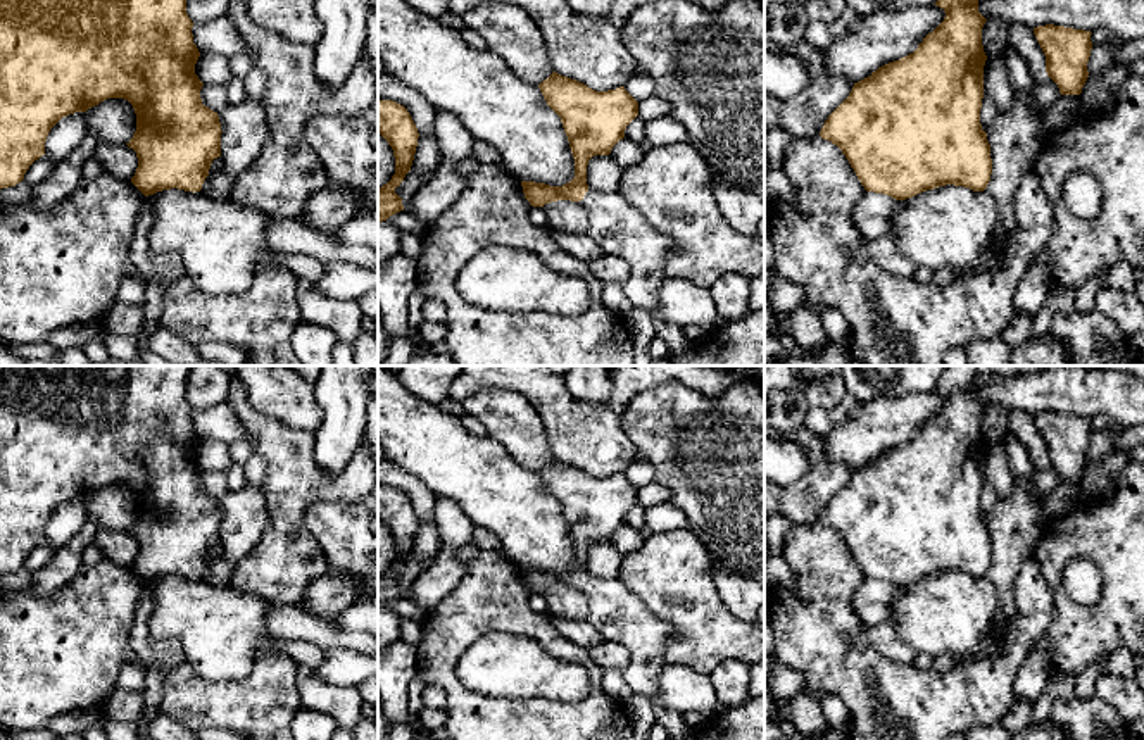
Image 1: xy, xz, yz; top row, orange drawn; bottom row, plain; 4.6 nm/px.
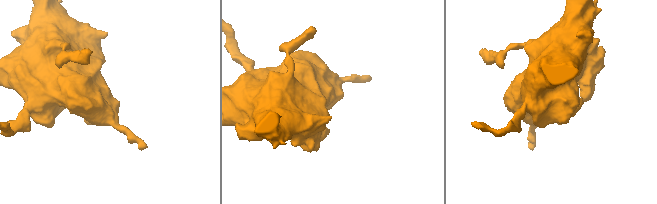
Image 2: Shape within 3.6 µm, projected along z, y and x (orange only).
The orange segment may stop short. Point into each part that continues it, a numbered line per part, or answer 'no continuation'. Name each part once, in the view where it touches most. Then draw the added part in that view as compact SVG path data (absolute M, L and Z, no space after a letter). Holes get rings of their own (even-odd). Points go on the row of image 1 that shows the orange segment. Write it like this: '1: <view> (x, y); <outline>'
1: xz (620, 230); M588 190L581 202L587 209L585 233L599 243L606 255L616 255L630 266L630 276L623 283L628 300L652 319L656 336L668 345L668 357L687 354L690 342L683 328L664 323L657 314L664 257L675 241L656 231L619 191Z

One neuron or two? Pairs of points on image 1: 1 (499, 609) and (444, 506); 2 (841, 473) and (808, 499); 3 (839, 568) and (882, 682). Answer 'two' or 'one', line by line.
1: two
2: one
3: one

